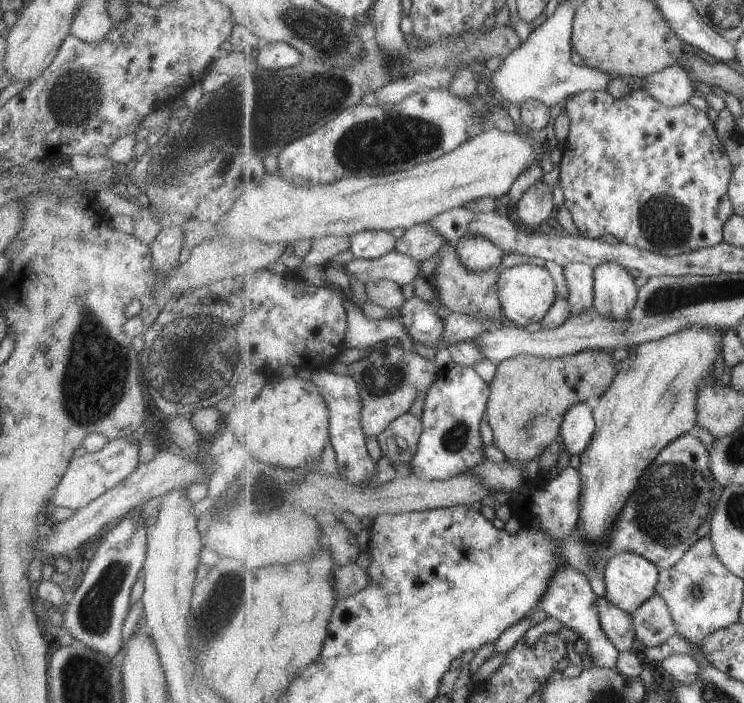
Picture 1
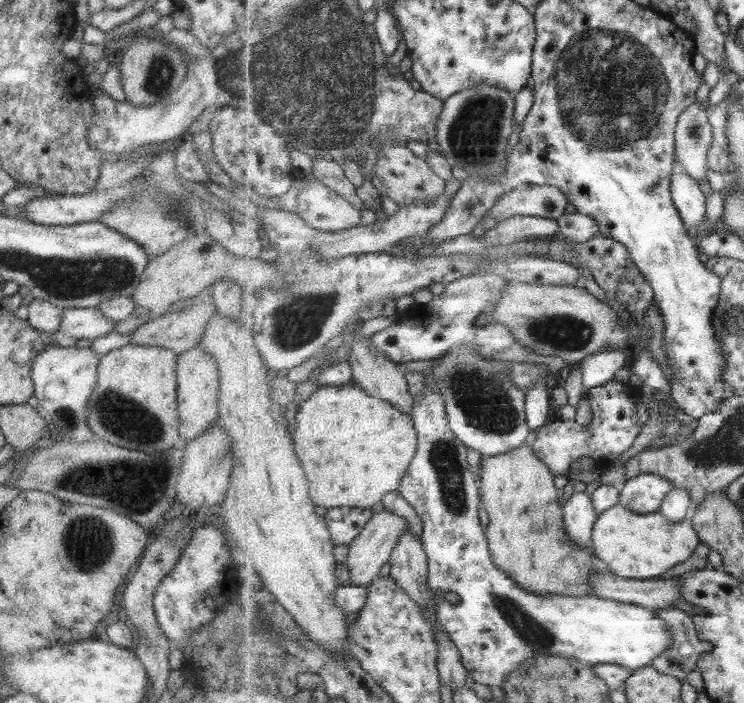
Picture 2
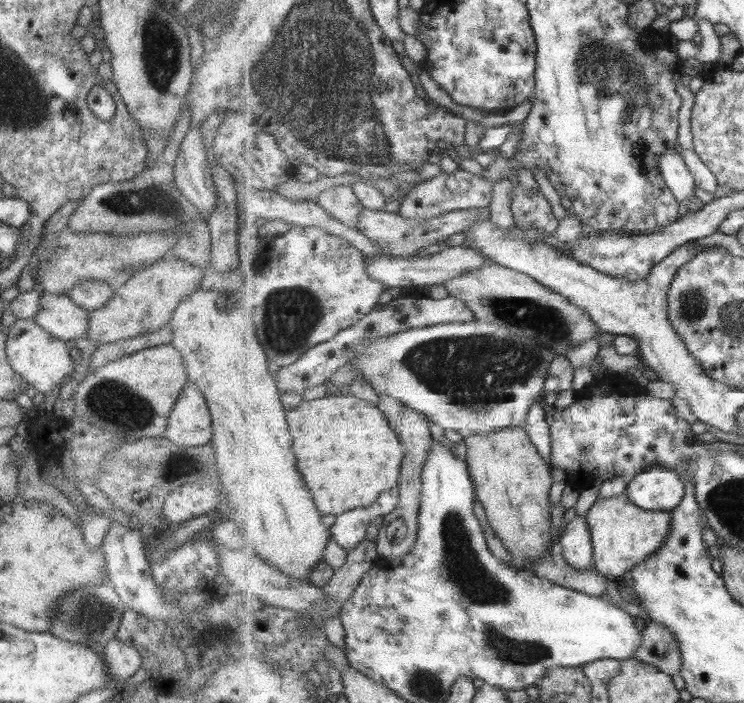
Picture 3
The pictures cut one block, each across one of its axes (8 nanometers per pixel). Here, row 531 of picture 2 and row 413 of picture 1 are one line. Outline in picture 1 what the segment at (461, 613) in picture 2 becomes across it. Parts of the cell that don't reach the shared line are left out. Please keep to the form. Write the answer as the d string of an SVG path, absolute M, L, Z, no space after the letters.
M456 365L453 369L439 374L438 380L426 394L424 414L420 416L424 432L420 437L417 455L410 463L412 474L420 478L447 480L471 471L476 465L486 460L485 452L483 452L485 445L479 428L481 428L481 420L488 410L490 395L490 384L482 380L473 367Z

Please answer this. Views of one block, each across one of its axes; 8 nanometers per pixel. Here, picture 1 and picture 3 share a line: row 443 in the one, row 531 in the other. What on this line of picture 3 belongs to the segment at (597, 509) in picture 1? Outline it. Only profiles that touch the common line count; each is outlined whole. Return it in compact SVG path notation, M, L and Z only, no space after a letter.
M625 492L613 498L597 499L592 504L591 510L584 513L590 524L592 534L595 568L611 580L617 576L625 576L635 566L643 564L665 544L667 536L672 530L673 515L667 511L643 510L631 502Z

